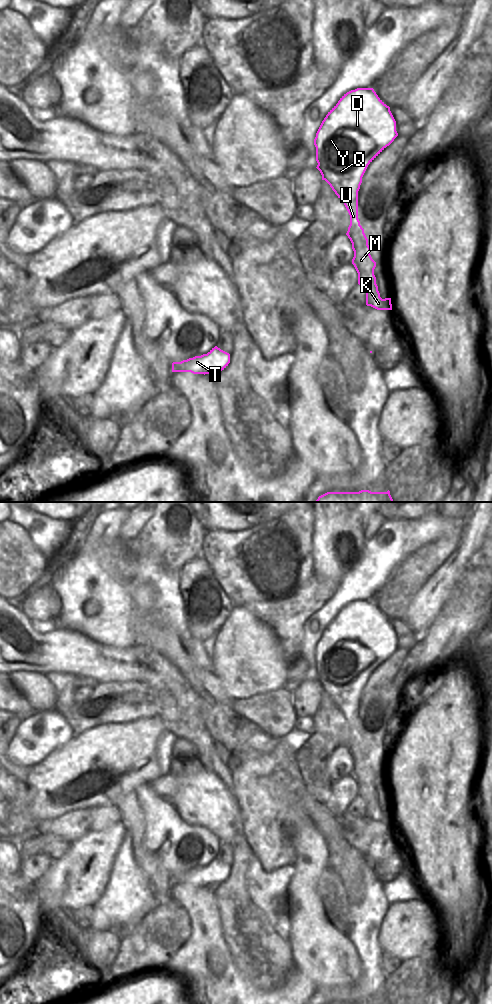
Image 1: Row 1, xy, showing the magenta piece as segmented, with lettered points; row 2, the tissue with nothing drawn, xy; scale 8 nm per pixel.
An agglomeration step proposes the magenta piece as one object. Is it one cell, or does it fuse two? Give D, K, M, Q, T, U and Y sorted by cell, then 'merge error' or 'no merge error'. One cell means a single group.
D M Q U Y / K T; merge error

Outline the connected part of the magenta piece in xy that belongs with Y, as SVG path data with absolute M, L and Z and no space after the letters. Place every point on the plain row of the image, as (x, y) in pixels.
M357 600L344 606L338 615L328 624L314 651L316 673L318 675L316 680L320 683L322 692L325 692L330 697L338 710L344 715L350 727L350 737L346 747L350 751L354 763L352 776L358 785L358 796L366 804L376 804L377 796L374 787L376 774L370 767L368 751L358 731L358 703L368 677L389 658L397 648L396 633L390 623L390 619L378 609L373 600Z

